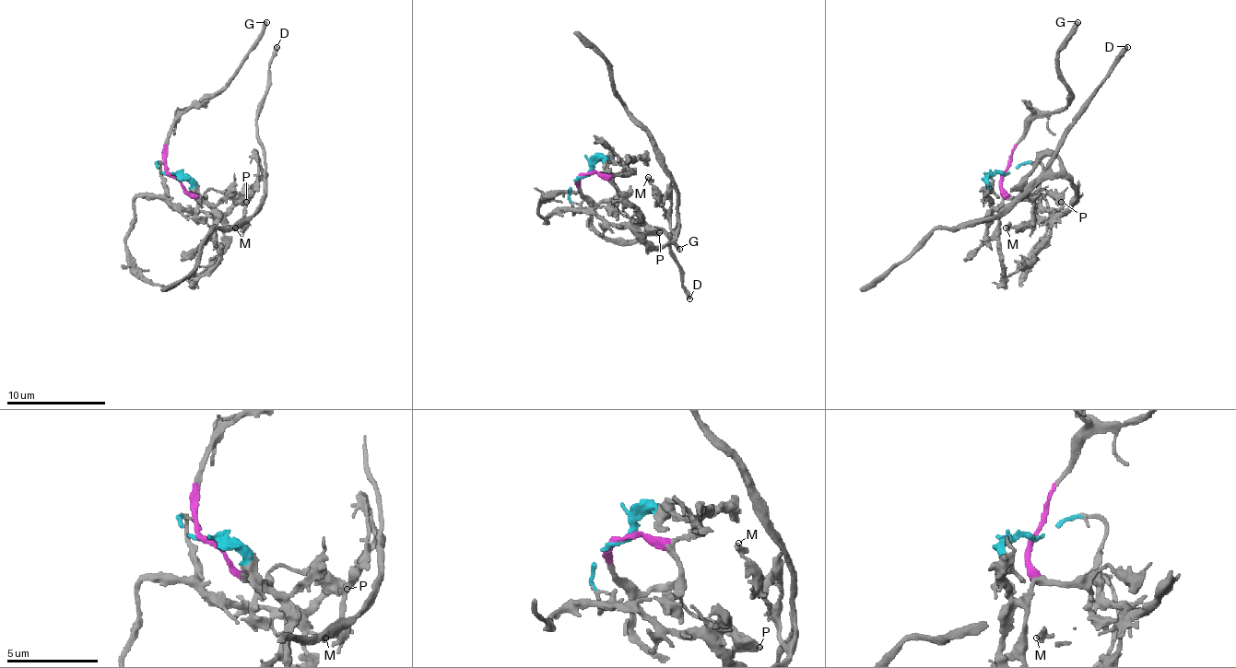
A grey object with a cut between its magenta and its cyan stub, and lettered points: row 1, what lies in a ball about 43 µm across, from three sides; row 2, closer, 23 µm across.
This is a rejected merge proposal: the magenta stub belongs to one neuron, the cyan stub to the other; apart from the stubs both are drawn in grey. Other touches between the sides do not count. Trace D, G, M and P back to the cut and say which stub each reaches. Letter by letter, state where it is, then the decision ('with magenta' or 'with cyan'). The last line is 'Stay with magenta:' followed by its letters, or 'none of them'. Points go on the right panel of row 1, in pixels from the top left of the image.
D: place (1127, 47); with cyan
G: place (1077, 22); with magenta
M: place (1006, 228); with cyan
P: place (1061, 202); with magenta
Stay with magenta: G, P

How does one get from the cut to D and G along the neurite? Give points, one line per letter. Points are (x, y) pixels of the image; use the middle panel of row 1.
D: (583, 176), (570, 186), (573, 213), (630, 226), (655, 245), (675, 238), (675, 226), (670, 252), (689, 298)
G: (583, 173), (578, 179), (581, 196), (591, 205), (591, 223), (600, 233), (625, 240), (663, 230), (679, 248)

